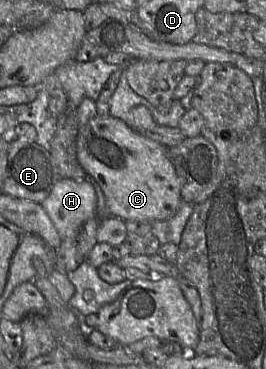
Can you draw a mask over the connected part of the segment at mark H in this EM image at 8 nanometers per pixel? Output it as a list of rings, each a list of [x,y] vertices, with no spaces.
[[[59,179],[41,203],[62,240],[77,240],[82,226],[97,216],[95,188],[88,180]]]

